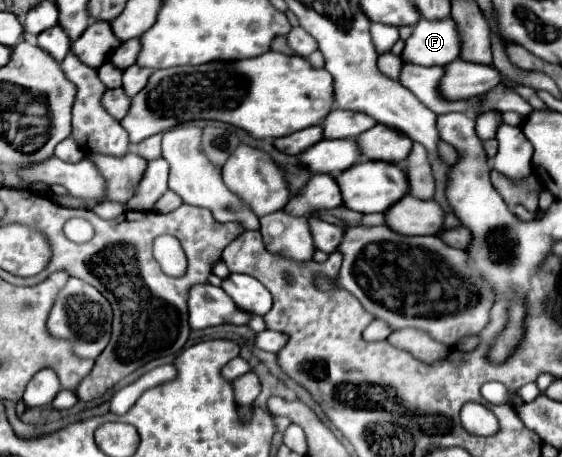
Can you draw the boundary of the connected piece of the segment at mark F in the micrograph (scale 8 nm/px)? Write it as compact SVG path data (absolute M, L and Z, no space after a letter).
M420 20L414 26L412 36L400 54L402 62L412 62L418 66L446 66L460 54L460 40L454 20L430 22Z

